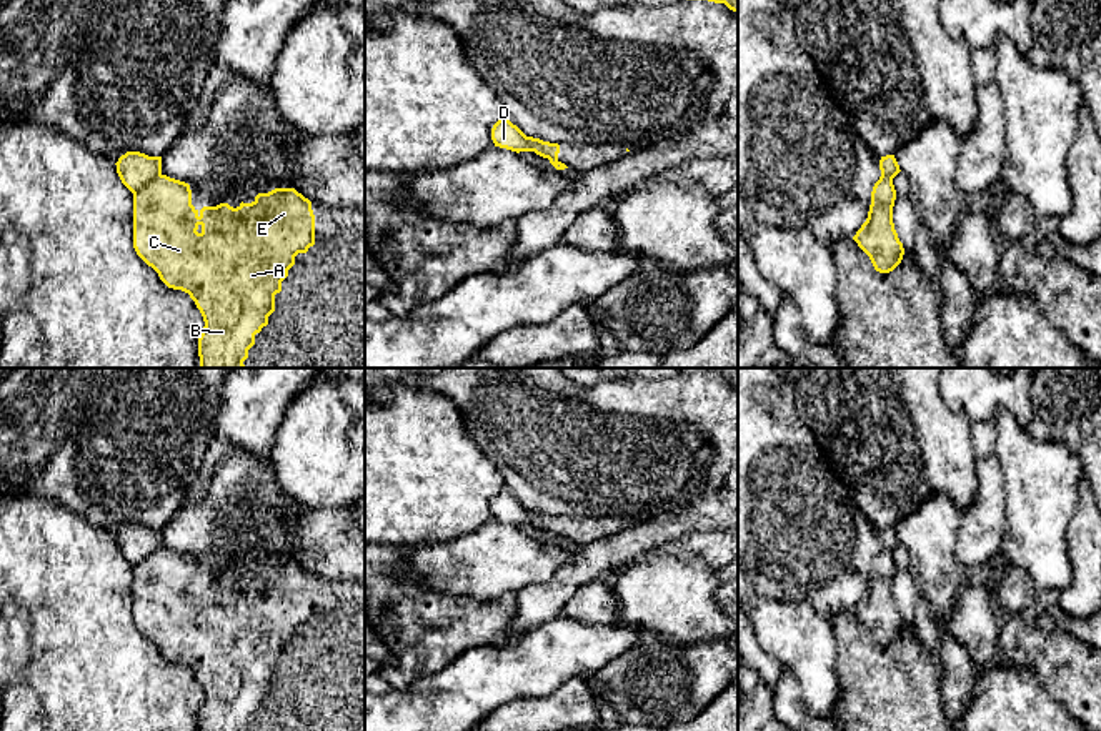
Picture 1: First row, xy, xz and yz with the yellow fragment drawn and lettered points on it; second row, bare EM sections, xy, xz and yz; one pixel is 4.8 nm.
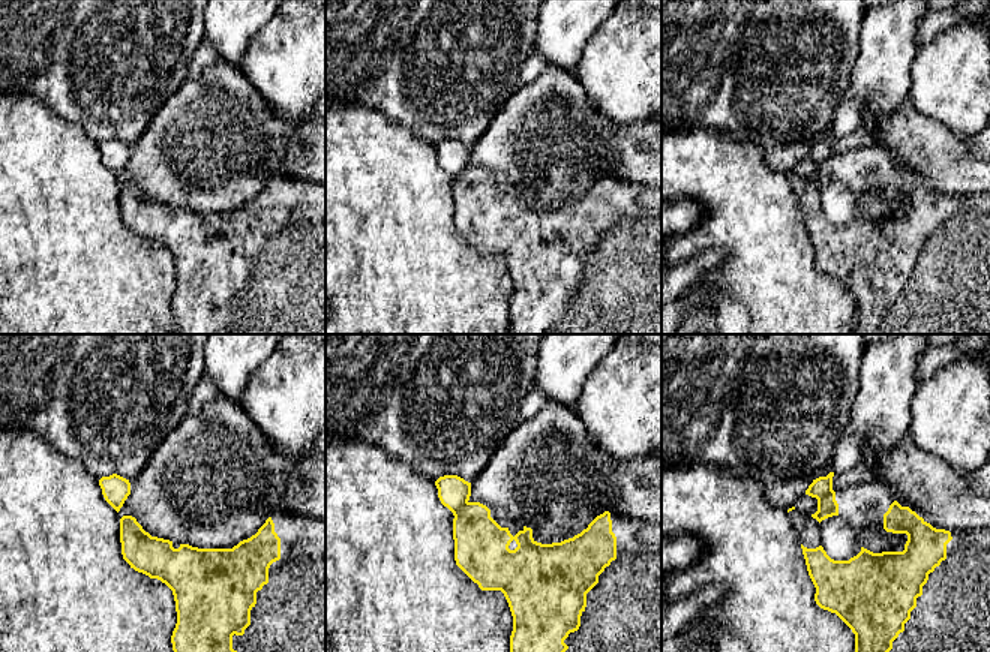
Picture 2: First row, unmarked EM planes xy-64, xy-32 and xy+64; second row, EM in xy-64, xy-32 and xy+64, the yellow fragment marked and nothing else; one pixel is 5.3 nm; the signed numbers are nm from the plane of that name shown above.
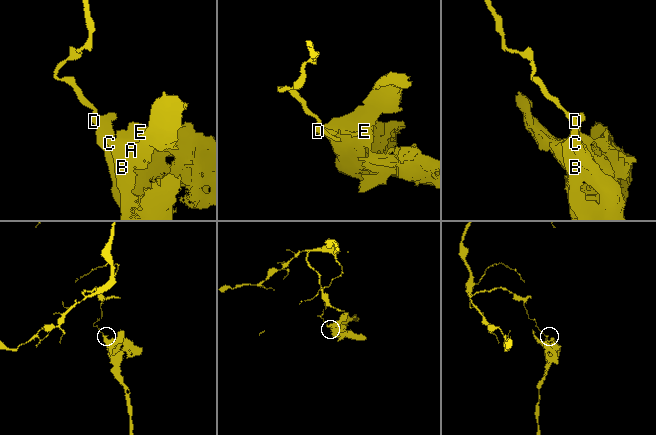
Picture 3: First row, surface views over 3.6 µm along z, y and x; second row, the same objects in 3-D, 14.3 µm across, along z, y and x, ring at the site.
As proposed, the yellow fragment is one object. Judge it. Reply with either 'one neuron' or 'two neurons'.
two neurons

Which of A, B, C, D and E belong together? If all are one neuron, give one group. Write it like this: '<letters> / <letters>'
A B C E / D

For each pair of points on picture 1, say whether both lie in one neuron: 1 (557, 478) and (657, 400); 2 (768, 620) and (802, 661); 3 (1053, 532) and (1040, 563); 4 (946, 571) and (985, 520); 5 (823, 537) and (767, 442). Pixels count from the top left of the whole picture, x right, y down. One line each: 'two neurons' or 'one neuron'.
1: one neuron
2: one neuron
3: one neuron
4: two neurons
5: one neuron

